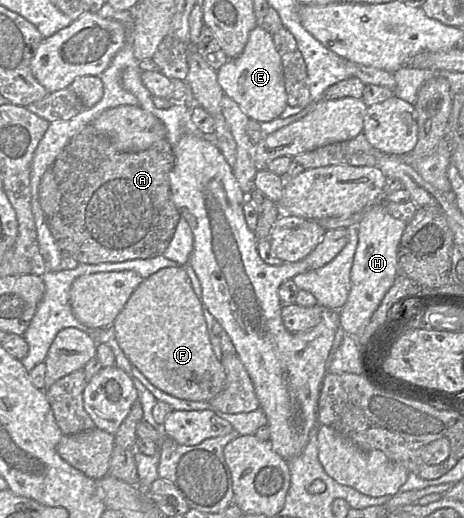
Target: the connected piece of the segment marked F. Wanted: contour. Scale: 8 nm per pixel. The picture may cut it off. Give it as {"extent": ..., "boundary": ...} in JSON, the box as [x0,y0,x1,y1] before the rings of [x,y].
{"extent":[111,266,224,402],"boundary":[[[183,266],[163,268],[144,279],[112,323],[111,329],[131,365],[166,394],[183,400],[209,402],[222,391],[224,369],[211,347],[203,303],[195,294]]]}

